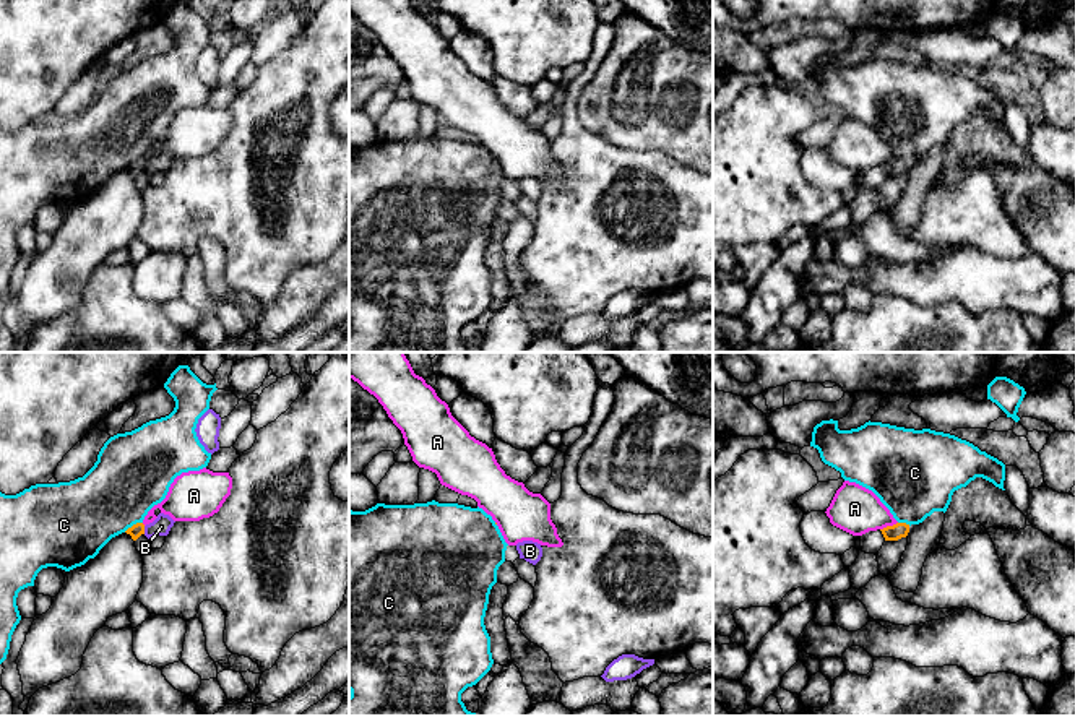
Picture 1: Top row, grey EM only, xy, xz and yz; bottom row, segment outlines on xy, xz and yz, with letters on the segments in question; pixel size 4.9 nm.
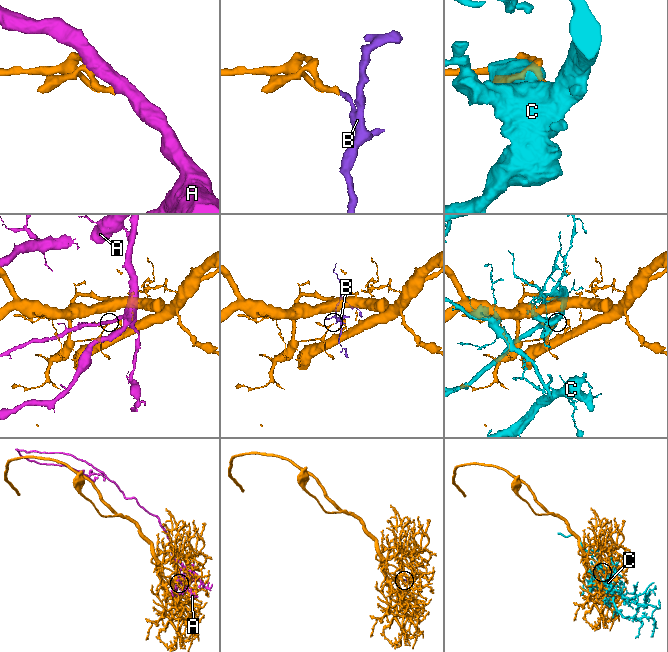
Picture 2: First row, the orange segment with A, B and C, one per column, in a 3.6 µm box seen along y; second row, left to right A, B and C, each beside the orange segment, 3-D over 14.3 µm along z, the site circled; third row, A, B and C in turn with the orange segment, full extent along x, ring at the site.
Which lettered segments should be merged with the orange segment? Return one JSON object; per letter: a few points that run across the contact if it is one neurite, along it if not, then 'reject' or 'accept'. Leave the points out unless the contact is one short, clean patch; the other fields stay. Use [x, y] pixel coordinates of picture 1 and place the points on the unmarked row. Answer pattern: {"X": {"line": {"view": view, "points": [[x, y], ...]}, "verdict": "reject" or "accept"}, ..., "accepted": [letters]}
{"A": {"line": {"view": "yz", "points": [[897, 158], [880, 166]]}, "verdict": "reject"}, "B": {"line": {"view": "xy", "points": [[143, 163], [145, 169]]}, "verdict": "reject"}, "C": {"verdict": "reject"}, "accepted": []}

